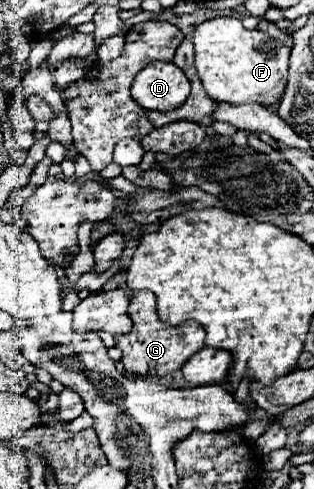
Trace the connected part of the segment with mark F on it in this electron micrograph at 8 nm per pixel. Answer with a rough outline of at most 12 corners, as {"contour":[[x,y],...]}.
{"contour":[[239,18],[193,34],[211,100],[273,108],[291,46]]}

